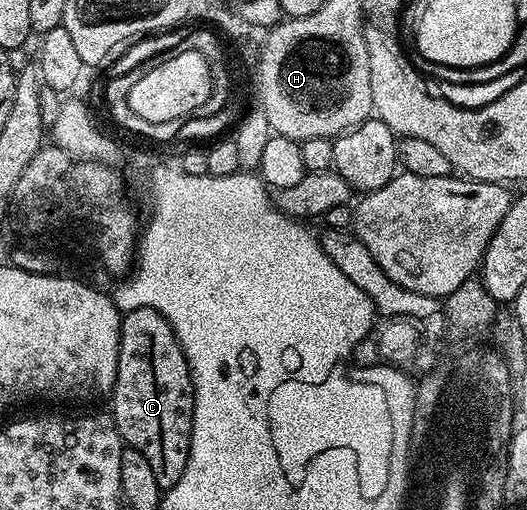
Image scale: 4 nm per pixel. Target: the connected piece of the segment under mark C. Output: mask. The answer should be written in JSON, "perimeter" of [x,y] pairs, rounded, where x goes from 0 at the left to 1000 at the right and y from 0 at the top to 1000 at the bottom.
{"perimeter":[[[269,604],[239,614],[226,637],[226,700],[222,702],[222,741],[207,778],[207,806],[226,837],[226,855],[239,876],[260,882],[283,904],[283,914],[298,937],[298,953],[321,959],[343,945],[359,898],[362,845],[366,843],[366,788],[370,767],[362,747],[362,727],[351,694],[321,639],[321,631],[298,608]]]}

